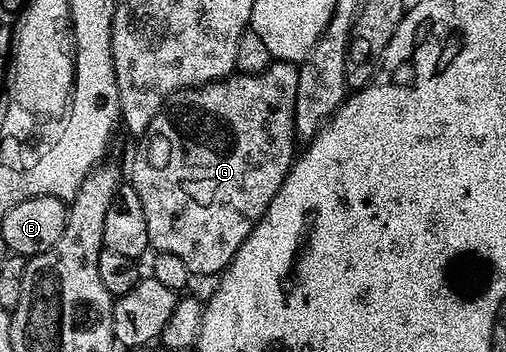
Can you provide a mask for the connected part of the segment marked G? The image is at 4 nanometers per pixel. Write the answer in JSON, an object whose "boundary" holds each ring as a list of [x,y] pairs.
{"boundary":[[[273,60],[272,63],[258,74],[244,74],[237,72],[230,77],[223,77],[220,81],[211,81],[209,85],[199,85],[197,89],[181,89],[179,93],[168,98],[163,109],[150,123],[144,133],[136,154],[132,157],[132,178],[130,184],[134,191],[138,191],[138,199],[142,199],[142,212],[146,215],[146,235],[148,244],[156,253],[178,255],[182,263],[186,263],[189,274],[200,277],[212,277],[224,272],[228,264],[234,259],[238,247],[250,235],[250,231],[262,219],[262,215],[270,207],[274,195],[282,187],[286,175],[292,170],[292,162],[298,153],[298,138],[294,123],[294,107],[298,99],[299,68],[291,61]]]}

